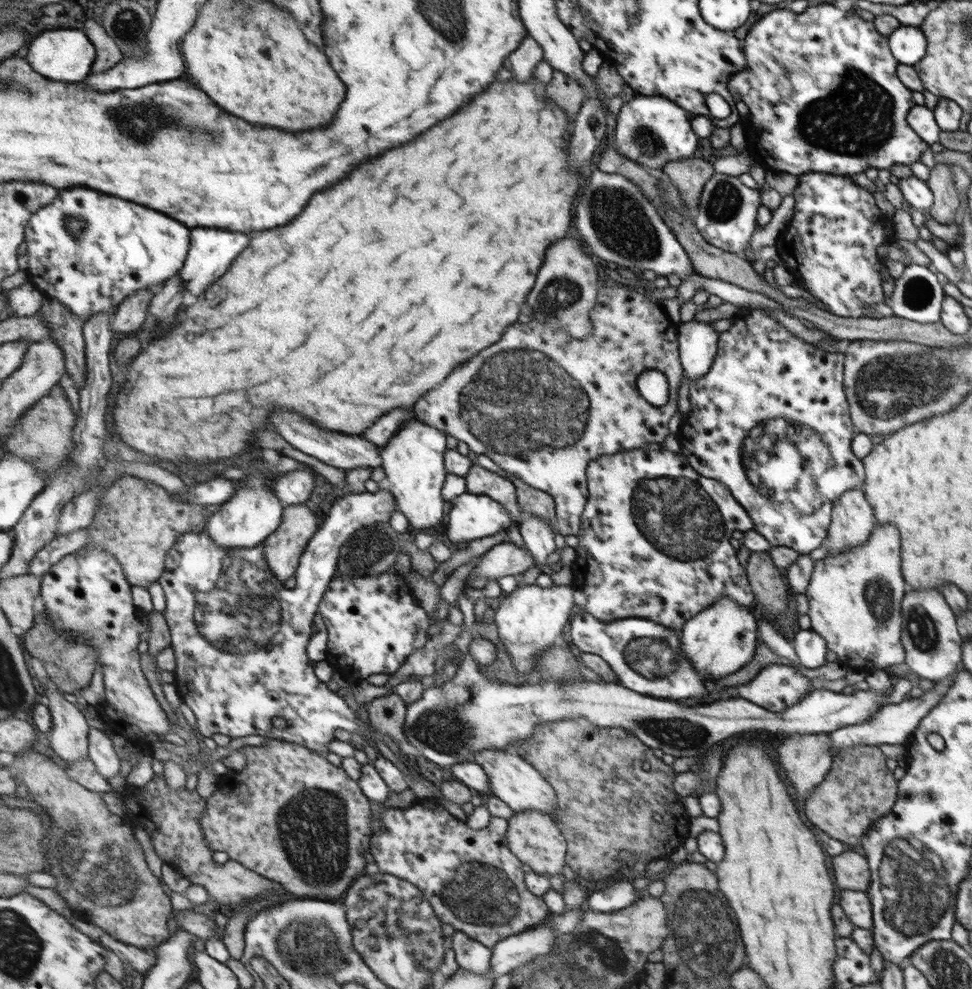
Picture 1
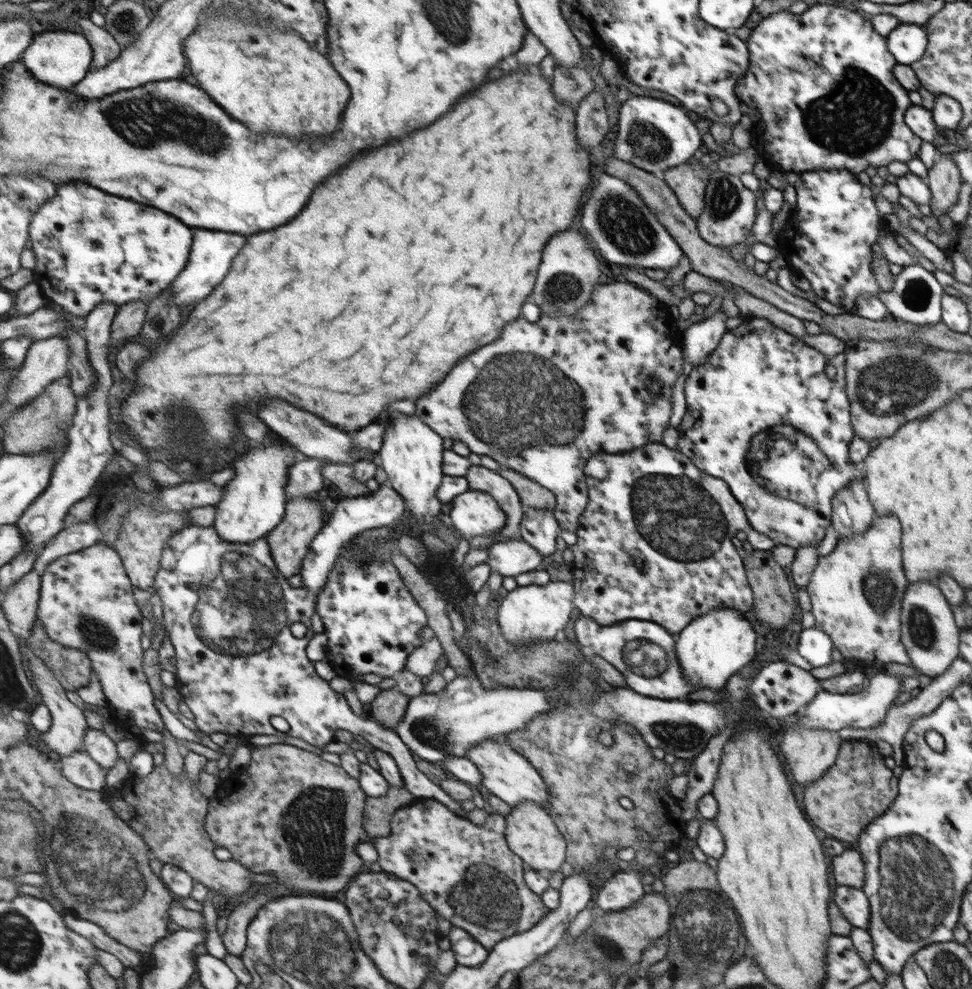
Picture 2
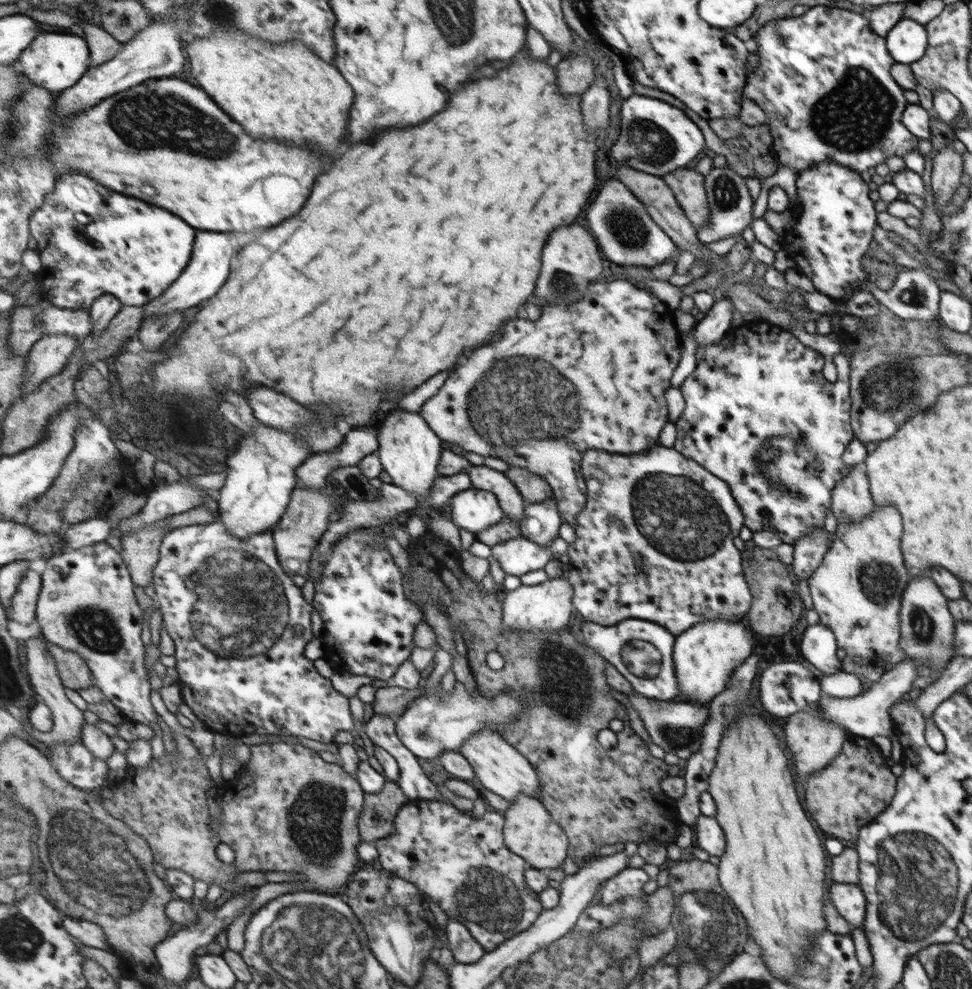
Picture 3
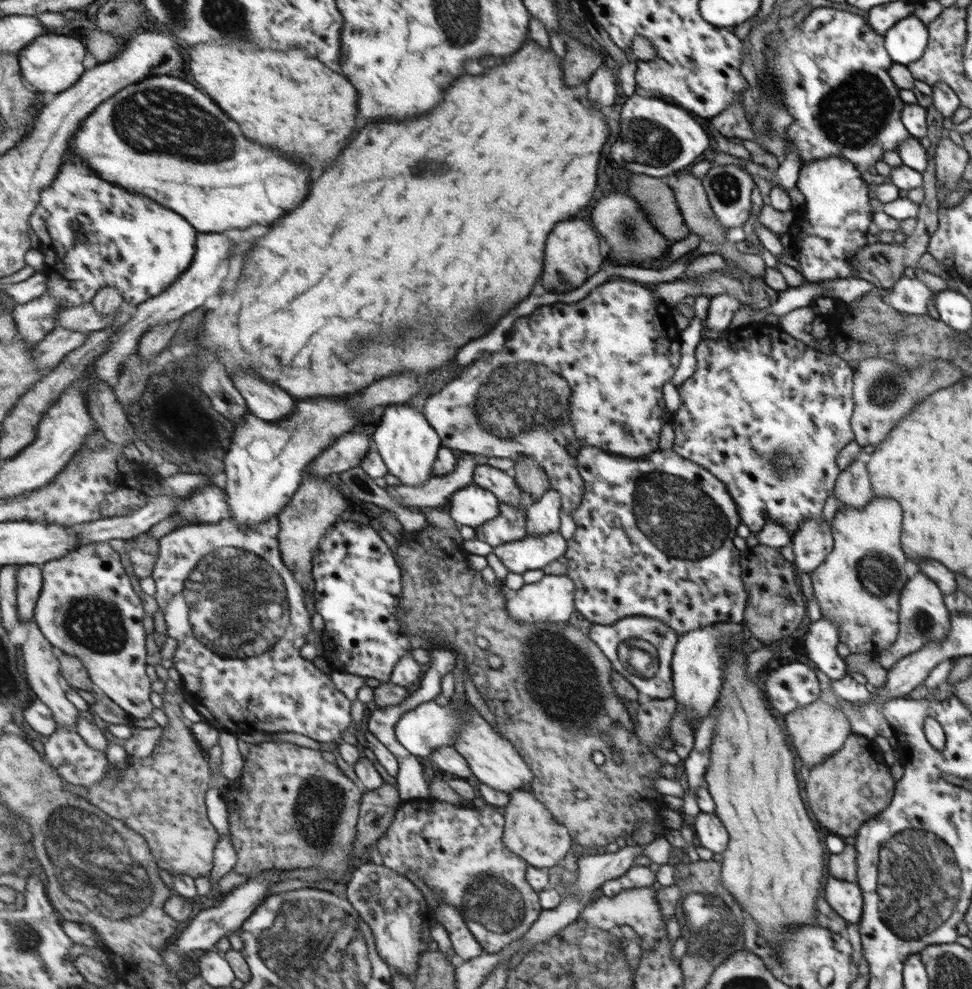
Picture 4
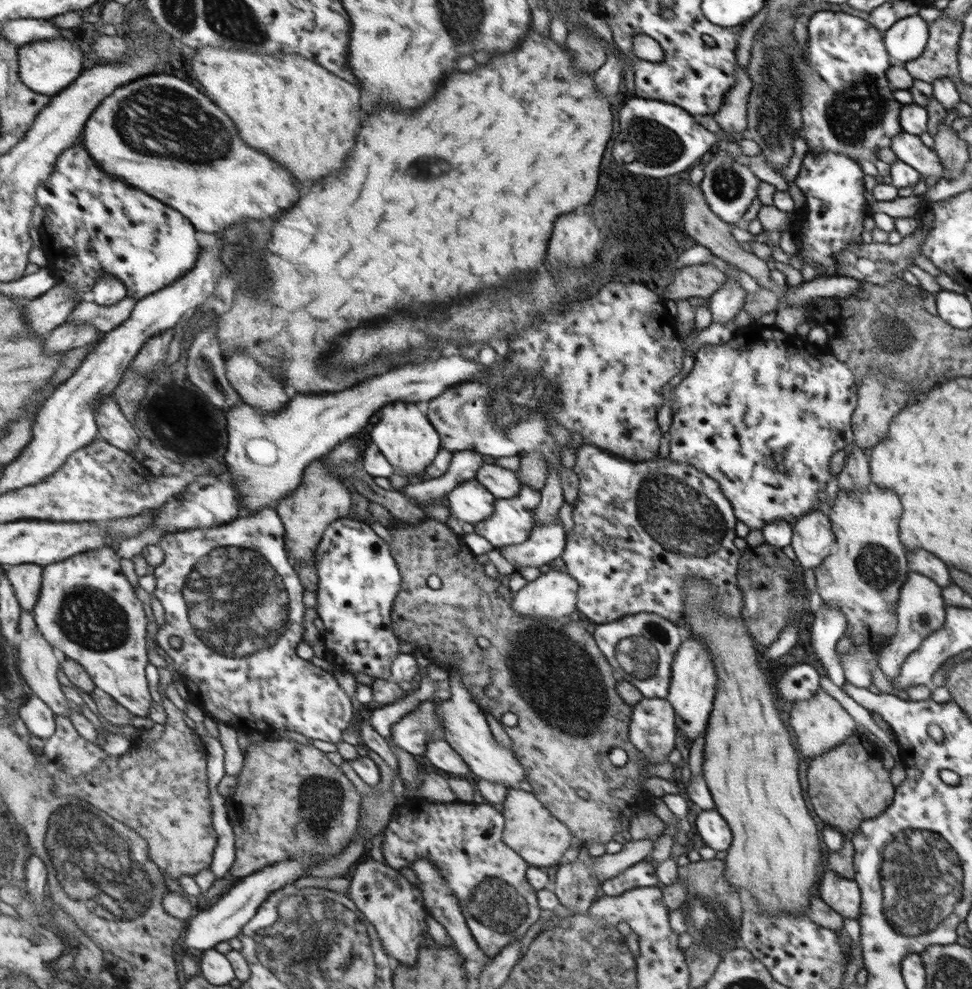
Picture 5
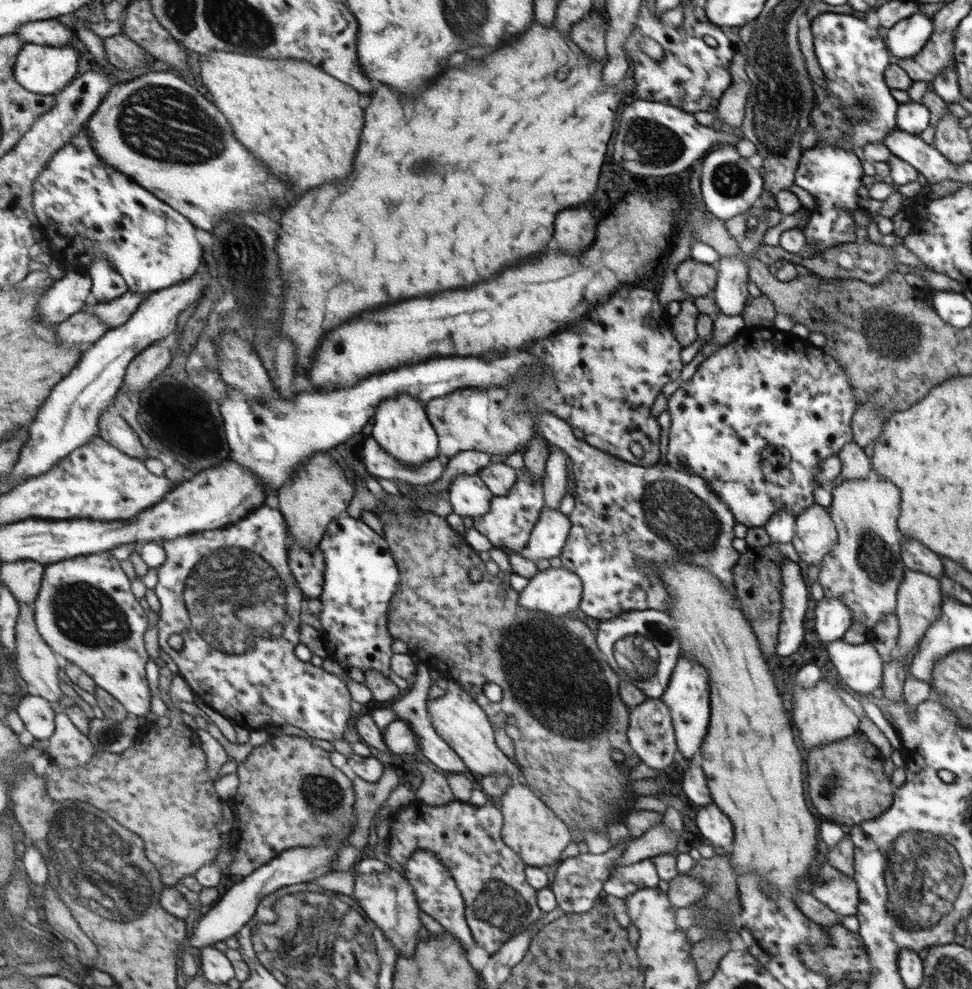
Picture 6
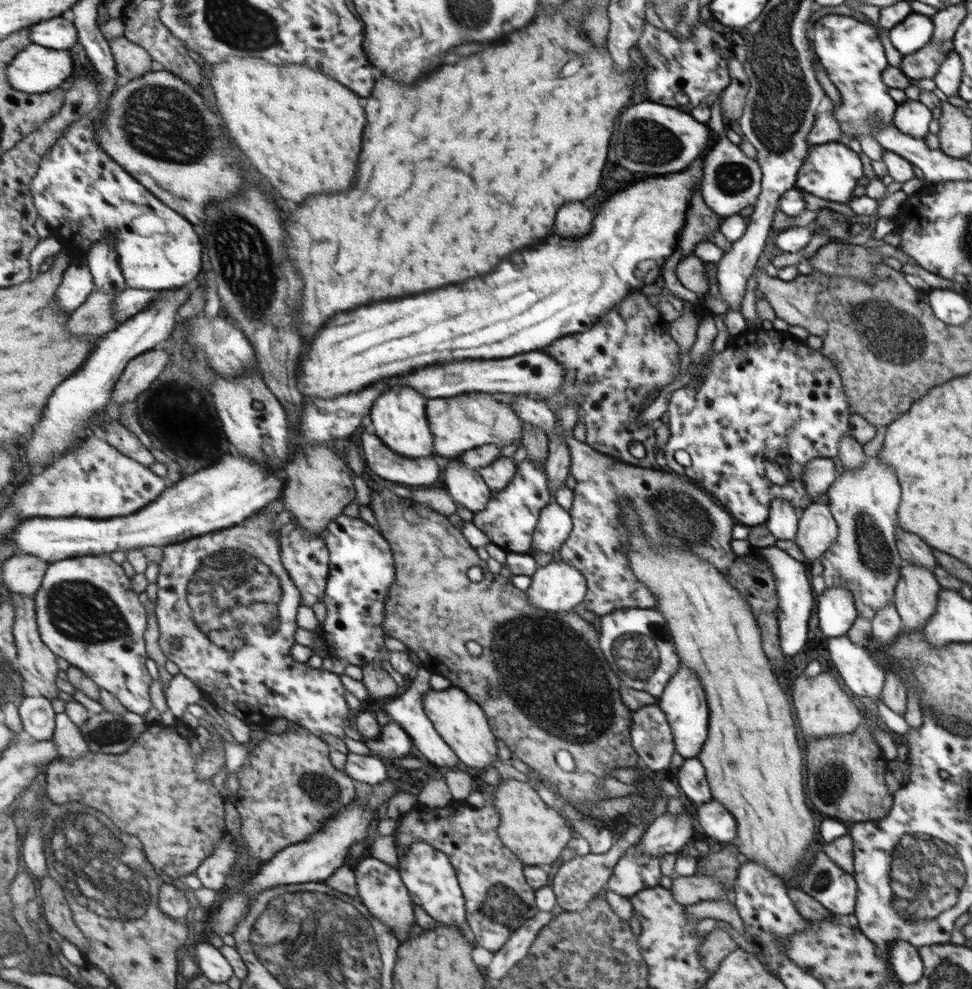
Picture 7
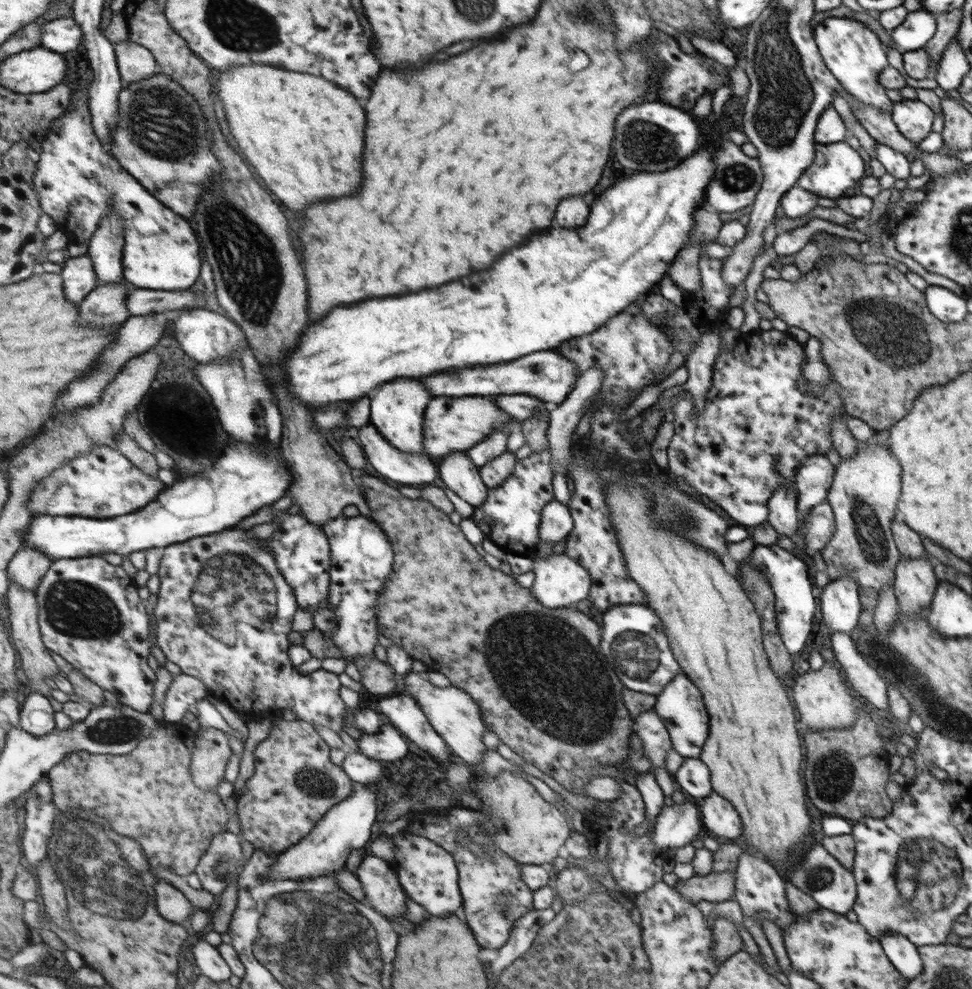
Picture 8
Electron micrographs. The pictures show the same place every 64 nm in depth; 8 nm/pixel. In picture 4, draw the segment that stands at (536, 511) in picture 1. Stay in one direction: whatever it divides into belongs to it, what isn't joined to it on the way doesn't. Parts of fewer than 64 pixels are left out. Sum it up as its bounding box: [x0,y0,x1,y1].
[512,459,552,501]

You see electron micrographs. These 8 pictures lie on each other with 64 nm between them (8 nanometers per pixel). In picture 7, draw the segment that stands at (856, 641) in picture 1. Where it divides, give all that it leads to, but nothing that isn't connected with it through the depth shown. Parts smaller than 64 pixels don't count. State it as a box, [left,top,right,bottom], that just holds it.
[821,456,904,622]

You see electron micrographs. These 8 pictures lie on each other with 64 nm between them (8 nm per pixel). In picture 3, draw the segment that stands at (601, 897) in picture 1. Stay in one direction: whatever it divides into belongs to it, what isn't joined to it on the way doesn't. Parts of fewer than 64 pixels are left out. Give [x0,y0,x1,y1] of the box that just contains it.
[601,867,648,905]

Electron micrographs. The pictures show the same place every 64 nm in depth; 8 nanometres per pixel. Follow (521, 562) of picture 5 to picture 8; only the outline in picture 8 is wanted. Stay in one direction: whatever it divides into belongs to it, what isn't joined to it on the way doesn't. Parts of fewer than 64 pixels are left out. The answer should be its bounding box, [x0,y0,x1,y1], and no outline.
[539,500,574,544]

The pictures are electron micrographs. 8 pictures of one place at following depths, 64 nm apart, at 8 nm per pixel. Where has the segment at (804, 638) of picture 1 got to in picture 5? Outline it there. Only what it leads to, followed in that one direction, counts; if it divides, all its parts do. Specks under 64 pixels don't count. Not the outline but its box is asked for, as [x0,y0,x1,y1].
[810,603,846,687]

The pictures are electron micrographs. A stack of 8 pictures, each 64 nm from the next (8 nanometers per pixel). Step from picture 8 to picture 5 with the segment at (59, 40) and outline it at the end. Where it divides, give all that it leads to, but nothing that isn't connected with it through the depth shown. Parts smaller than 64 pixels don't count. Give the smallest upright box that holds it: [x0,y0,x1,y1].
[1,18,64,48]

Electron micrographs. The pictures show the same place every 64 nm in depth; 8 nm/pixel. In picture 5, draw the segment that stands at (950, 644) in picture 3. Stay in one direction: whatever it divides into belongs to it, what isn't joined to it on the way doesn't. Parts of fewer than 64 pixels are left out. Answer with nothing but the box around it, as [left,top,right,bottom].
[878,572,947,686]

